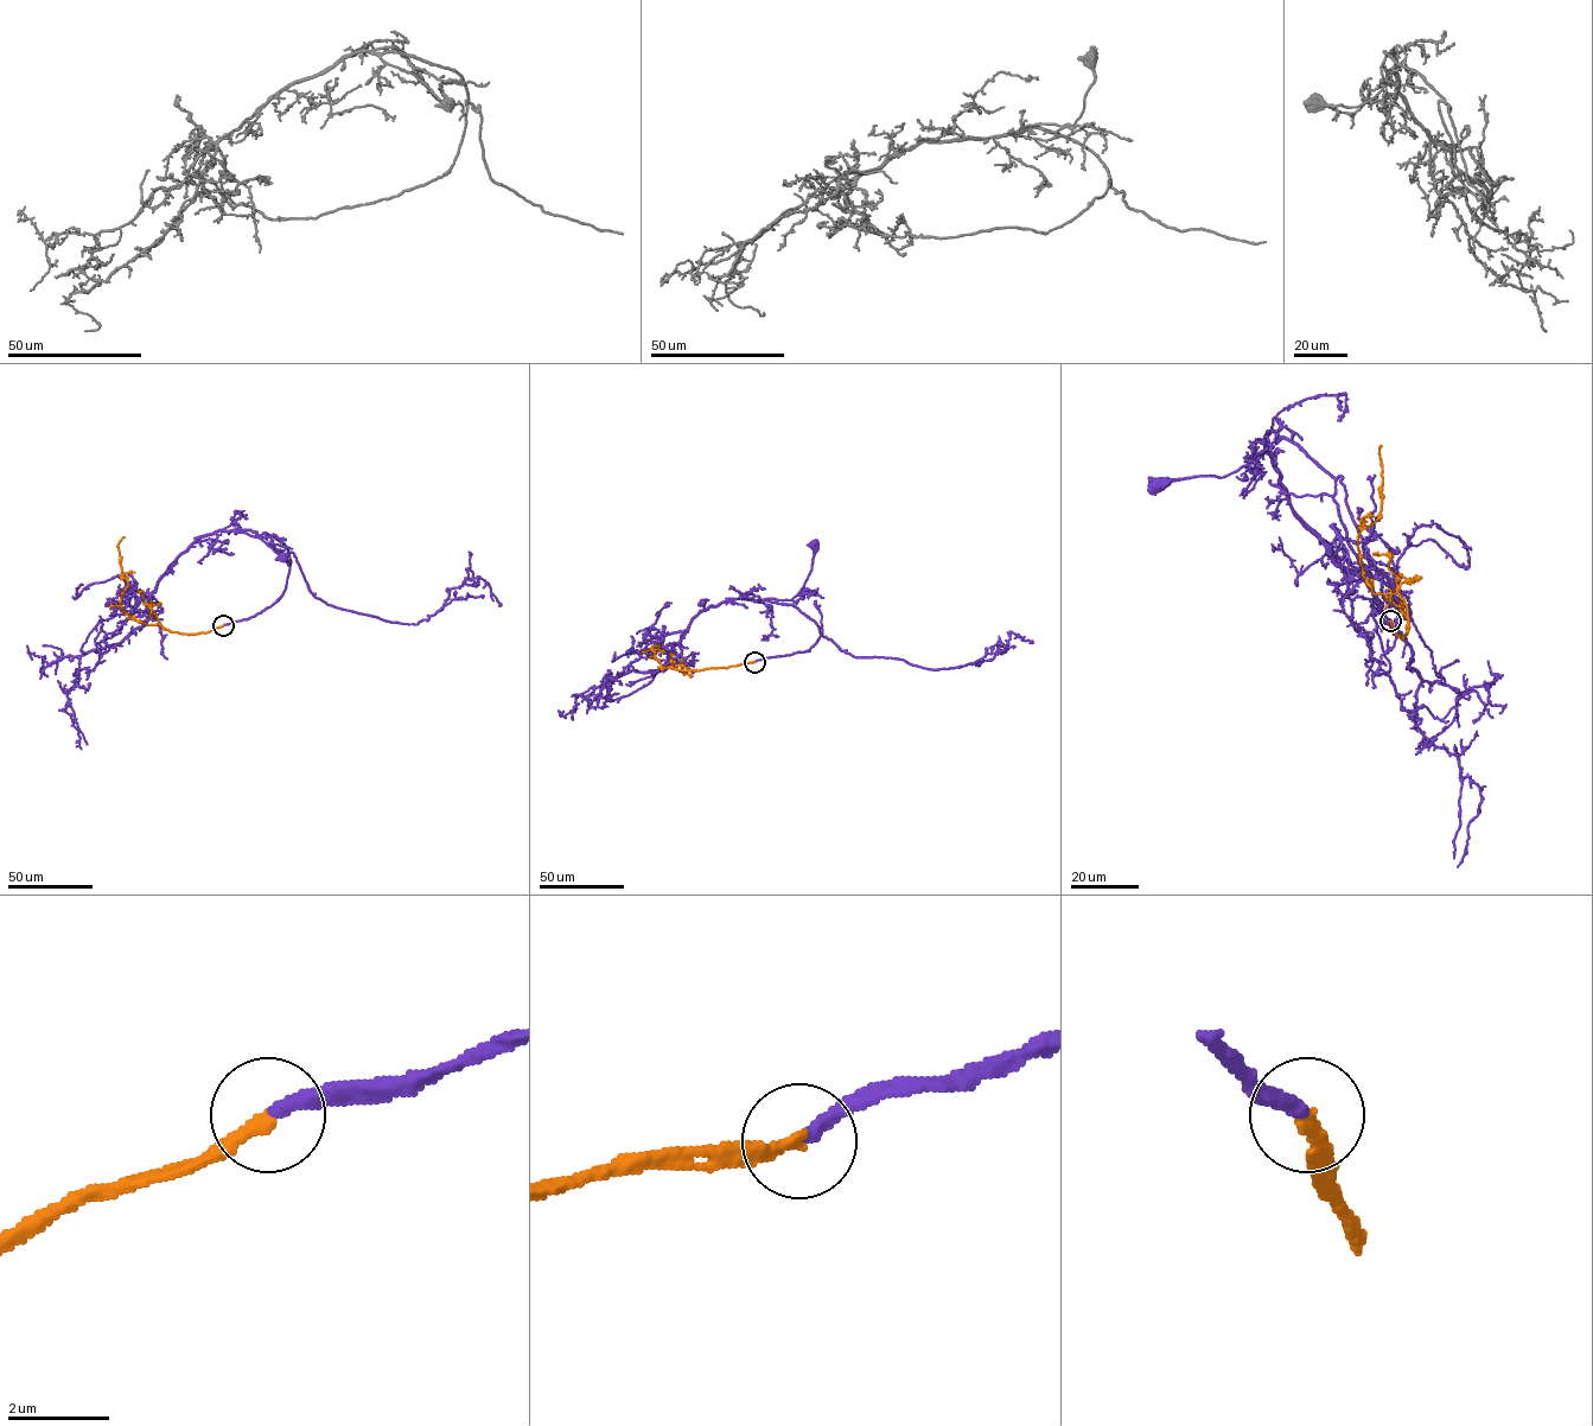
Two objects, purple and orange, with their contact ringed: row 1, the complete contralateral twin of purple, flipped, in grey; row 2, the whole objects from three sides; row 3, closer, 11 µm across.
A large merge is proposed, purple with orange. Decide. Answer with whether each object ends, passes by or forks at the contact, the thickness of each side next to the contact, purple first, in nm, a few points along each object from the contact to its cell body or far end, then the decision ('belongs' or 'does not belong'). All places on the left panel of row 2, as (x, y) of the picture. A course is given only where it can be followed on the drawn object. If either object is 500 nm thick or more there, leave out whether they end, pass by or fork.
purple ends | orange ends | 280/240 nm | purple via (223, 625), (272, 605), (285, 589), (291, 564), (287, 547), (272, 535), (234, 529), (260, 538), (284, 556) | orange via (223, 625), (205, 632), (179, 634), (132, 619), (120, 602), (128, 585), (118, 543), (123, 538) | belongs

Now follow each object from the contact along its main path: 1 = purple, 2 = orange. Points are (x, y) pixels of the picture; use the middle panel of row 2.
1: (754, 661), (808, 650), (822, 632), (791, 604), (764, 599), (791, 600), (800, 591), (810, 570), (815, 543)
2: (754, 661), (677, 670), (663, 667), (651, 648), (657, 644), (658, 650), (649, 656), (655, 657)

